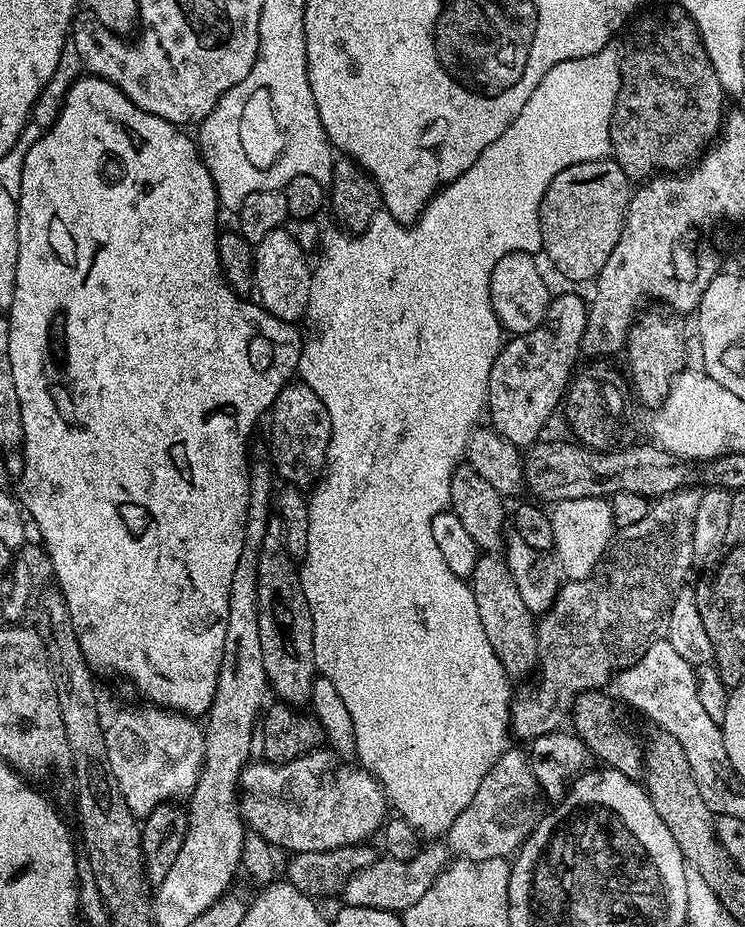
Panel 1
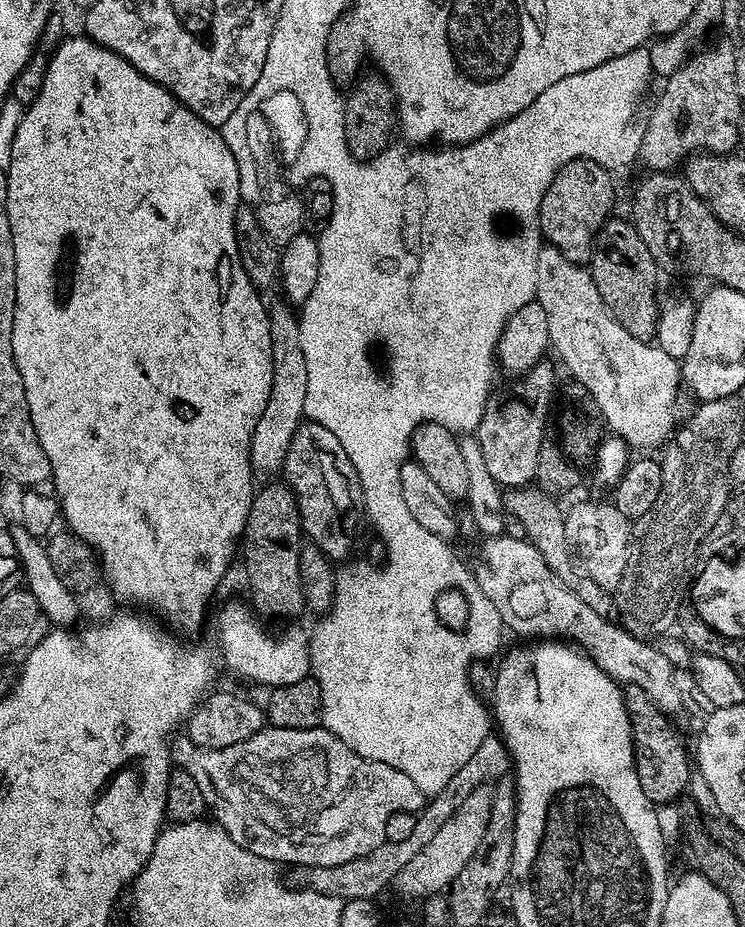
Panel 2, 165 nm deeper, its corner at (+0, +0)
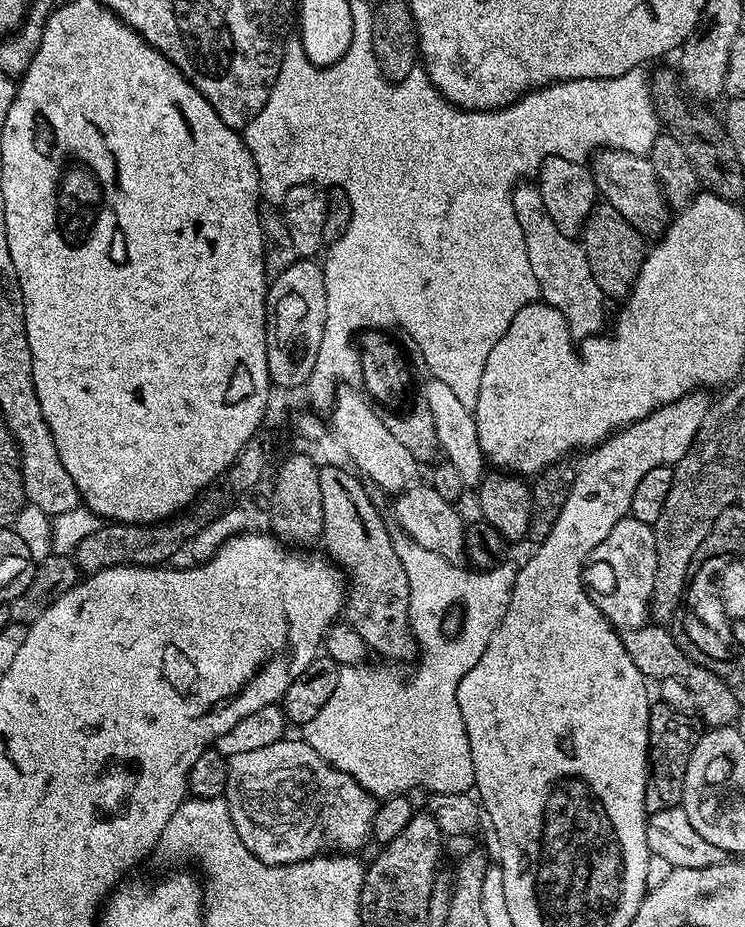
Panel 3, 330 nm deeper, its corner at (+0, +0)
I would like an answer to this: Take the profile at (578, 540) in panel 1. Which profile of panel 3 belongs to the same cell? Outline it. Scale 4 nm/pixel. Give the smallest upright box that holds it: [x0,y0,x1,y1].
[582,518,658,630]

